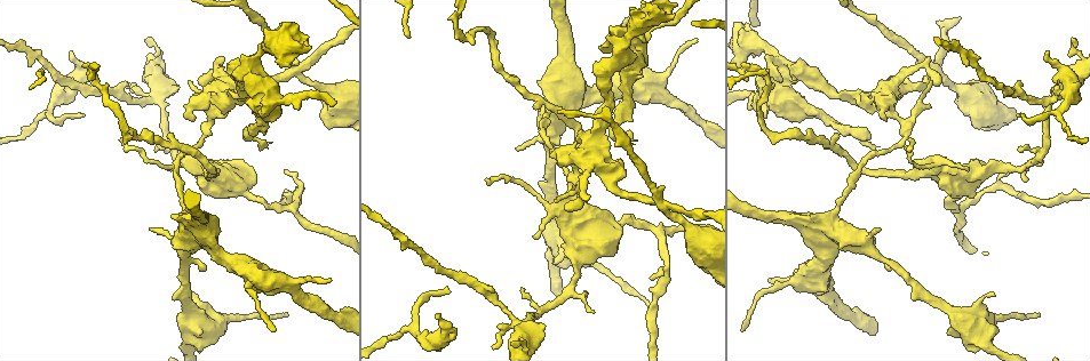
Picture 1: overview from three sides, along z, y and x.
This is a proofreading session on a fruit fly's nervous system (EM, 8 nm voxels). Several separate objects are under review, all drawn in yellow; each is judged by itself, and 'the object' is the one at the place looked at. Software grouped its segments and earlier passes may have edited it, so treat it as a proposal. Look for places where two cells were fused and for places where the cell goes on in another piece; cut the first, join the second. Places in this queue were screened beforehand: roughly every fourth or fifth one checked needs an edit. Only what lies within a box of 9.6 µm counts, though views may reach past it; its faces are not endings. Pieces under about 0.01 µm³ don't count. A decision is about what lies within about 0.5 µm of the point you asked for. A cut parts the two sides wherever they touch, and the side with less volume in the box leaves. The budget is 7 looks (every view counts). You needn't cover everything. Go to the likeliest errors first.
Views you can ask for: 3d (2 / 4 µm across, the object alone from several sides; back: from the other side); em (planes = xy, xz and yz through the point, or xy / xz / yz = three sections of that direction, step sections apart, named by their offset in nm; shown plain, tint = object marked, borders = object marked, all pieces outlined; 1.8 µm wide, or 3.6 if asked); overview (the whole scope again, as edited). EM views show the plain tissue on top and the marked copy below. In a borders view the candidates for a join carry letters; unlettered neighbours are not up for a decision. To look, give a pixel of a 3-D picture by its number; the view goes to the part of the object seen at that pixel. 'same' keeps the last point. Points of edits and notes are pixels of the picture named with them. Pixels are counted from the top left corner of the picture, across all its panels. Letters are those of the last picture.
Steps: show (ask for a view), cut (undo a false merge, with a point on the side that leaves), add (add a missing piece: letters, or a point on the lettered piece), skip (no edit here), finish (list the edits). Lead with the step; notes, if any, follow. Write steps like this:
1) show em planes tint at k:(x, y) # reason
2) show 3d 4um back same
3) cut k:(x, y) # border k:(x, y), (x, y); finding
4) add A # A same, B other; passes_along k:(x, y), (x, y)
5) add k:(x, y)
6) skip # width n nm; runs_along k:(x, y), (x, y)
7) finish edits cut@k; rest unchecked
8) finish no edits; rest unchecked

show 3d 2um at 1:(661, 205) # calibre changes

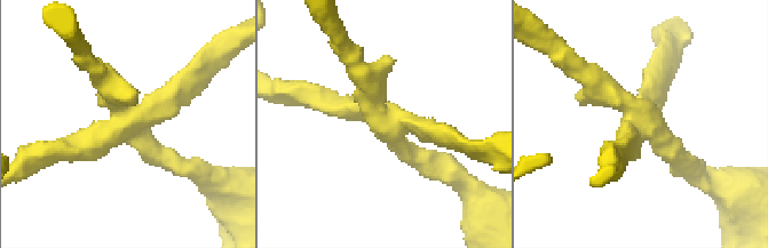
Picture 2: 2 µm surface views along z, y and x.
show em xy step 8 tint at 2:(637, 118) # arms 4; now the EM

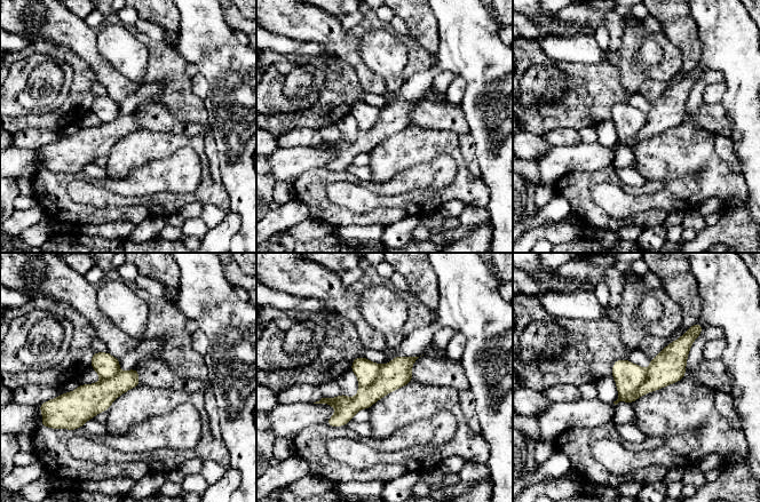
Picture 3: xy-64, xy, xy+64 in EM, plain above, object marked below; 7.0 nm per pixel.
show em planes borders same

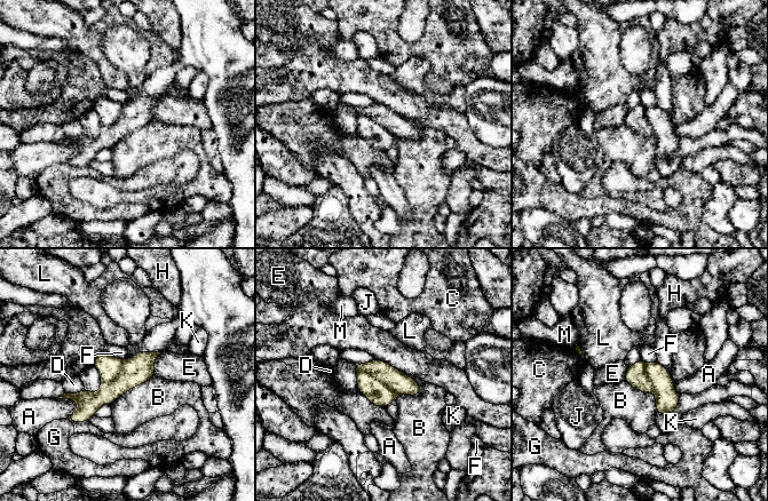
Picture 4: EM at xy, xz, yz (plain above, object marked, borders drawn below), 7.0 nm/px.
cut 4:(401, 383) # longest_contact B 340 nm; A other, B other, C other, D other, E other, F other, G other, H other, J other, K other, L other, M other; border 4:(357, 371), (371, 373), (396, 395); two cells meet here

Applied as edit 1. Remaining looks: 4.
show em 3.6um xz step 16 tint at 1:(1048, 53) # branch stops here

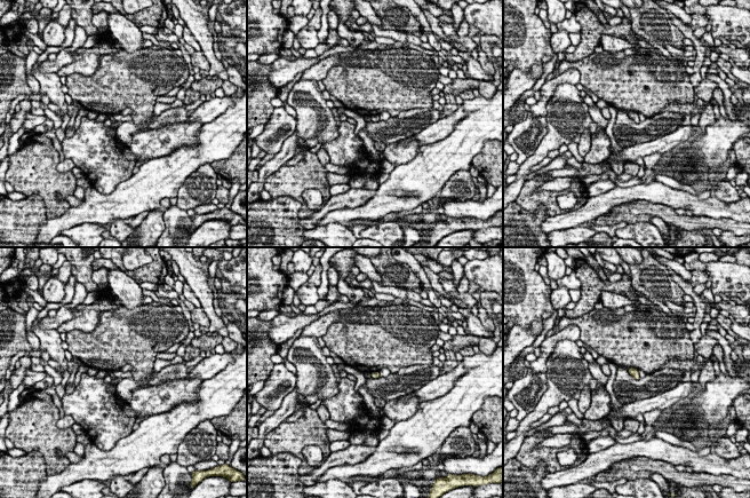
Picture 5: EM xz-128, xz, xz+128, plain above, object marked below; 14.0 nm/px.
show em 3.6um planes borders same

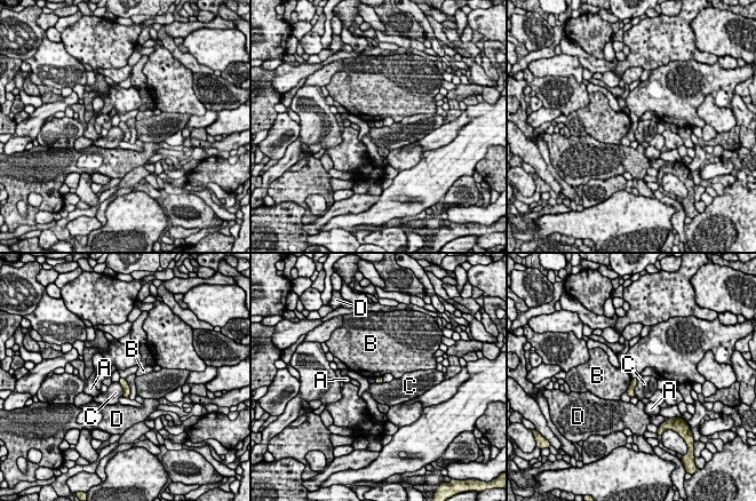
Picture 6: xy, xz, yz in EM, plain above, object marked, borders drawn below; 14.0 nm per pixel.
skip # longest_contact C 280 nm; A other, B other, C other, D other; none of them fits

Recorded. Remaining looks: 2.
finish edits cut@4; rest unchecked

